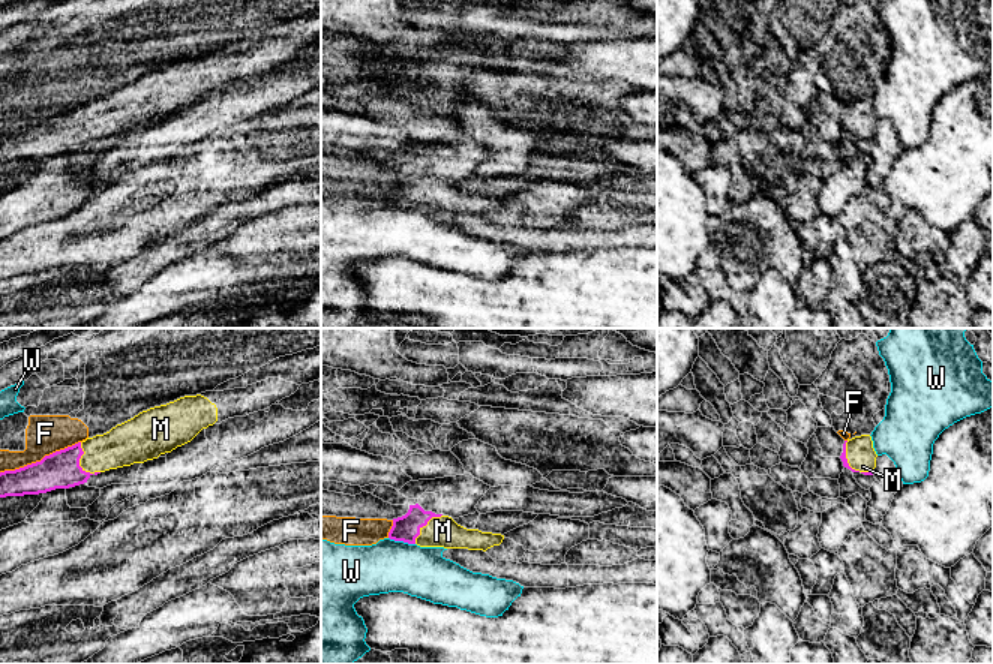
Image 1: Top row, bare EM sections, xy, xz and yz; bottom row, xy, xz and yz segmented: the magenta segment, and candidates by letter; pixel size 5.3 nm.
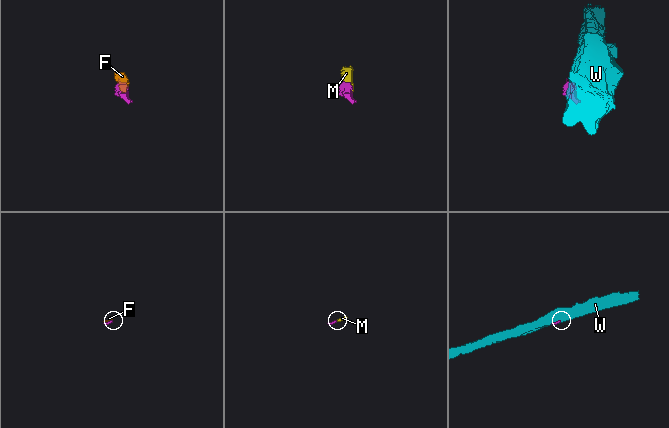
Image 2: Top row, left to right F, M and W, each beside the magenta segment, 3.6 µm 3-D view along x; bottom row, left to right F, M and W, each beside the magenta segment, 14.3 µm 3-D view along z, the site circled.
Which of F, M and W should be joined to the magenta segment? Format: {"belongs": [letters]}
{"belongs": ["M"]}

